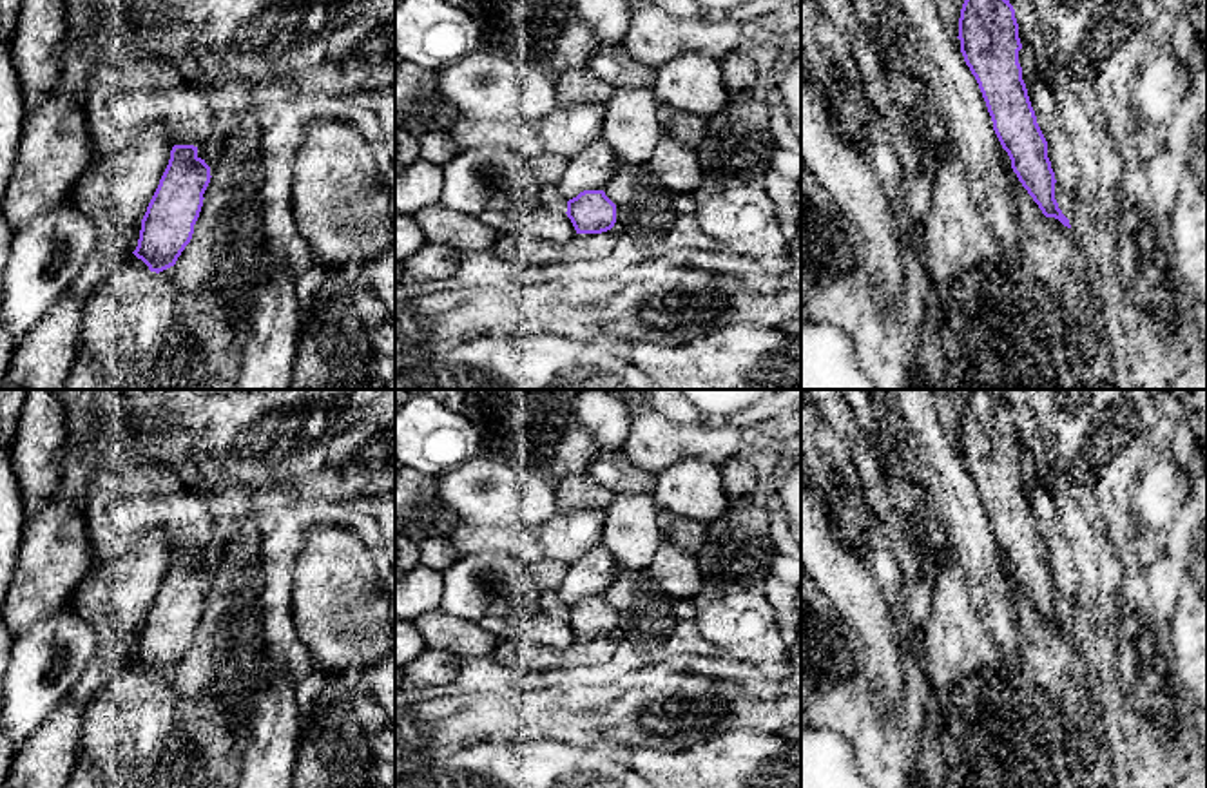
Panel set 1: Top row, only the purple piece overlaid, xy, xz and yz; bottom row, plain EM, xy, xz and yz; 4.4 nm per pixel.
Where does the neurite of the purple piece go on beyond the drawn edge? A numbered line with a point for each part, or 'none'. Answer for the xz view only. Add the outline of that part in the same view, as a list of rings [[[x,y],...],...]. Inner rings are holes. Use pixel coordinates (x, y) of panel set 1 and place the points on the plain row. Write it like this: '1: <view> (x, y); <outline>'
none

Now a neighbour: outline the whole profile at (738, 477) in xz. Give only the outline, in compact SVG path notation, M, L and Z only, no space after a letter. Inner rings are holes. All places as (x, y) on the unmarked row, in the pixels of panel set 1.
M748 451L736 455L719 467L723 489L730 498L756 498L756 473L748 462Z

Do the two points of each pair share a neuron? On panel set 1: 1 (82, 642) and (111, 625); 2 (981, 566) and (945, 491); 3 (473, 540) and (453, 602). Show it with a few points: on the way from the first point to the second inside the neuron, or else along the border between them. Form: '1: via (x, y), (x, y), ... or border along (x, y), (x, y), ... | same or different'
1: border along (71, 602), (95, 633), (95, 656), (82, 674) | different
2: via (975, 547), (961, 509) | same
3: border along (464, 553), (506, 551), (511, 557) | different

